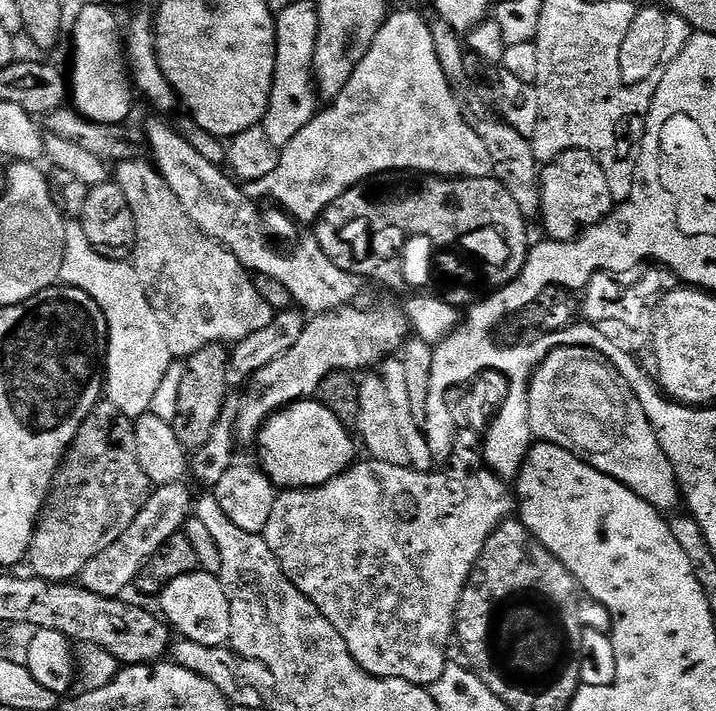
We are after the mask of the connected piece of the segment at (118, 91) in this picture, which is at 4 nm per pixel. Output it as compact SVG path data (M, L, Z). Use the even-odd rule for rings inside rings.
M104 4L84 5L74 24L76 60L70 79L73 109L84 120L107 127L121 125L134 111L134 86L123 62L124 34L113 10ZM74 100L74 102L73 102Z

